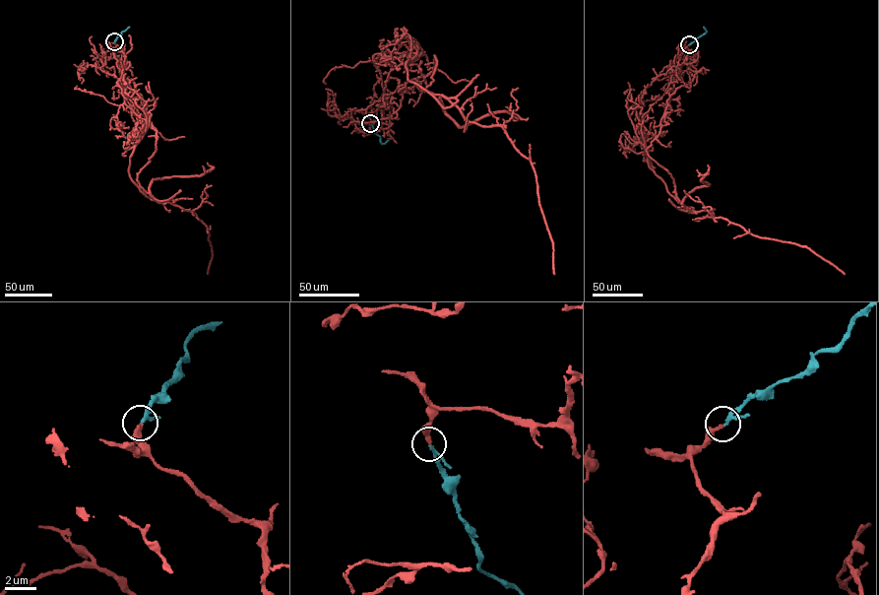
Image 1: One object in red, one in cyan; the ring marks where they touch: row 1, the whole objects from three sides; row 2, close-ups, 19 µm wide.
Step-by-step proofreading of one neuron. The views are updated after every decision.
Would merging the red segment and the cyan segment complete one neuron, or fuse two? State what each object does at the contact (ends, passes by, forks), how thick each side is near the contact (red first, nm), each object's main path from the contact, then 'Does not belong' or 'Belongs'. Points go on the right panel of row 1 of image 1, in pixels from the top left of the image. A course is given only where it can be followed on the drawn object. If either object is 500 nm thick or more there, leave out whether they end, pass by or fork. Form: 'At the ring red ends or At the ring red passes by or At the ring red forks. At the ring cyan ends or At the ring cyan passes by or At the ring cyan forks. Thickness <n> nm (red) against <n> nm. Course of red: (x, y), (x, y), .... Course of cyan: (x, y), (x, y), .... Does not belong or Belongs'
At the ring red ends. At the ring cyan ends. Thickness 280 nm (red) against 200 nm. Course of red: (689, 44), (641, 127), (650, 167), (689, 213), (646, 150), (682, 70), (663, 94). Course of cyan: (689, 44), (706, 32), (704, 27). Belongs

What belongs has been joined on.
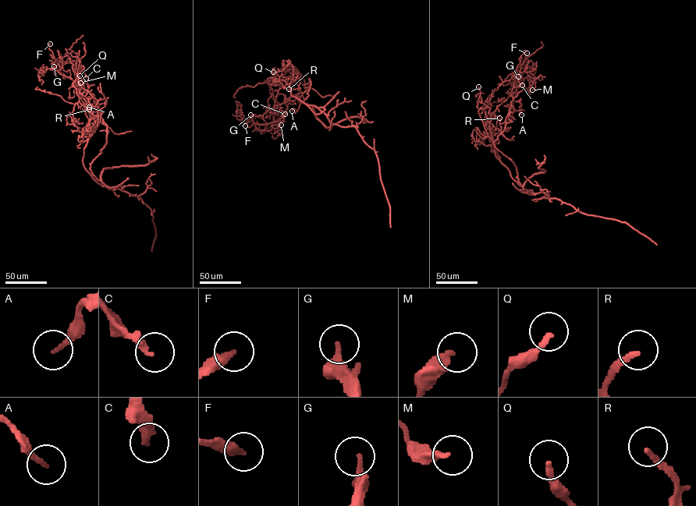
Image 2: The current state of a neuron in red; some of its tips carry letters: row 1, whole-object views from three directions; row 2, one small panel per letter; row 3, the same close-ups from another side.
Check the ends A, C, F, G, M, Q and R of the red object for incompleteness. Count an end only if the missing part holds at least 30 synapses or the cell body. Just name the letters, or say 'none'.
none

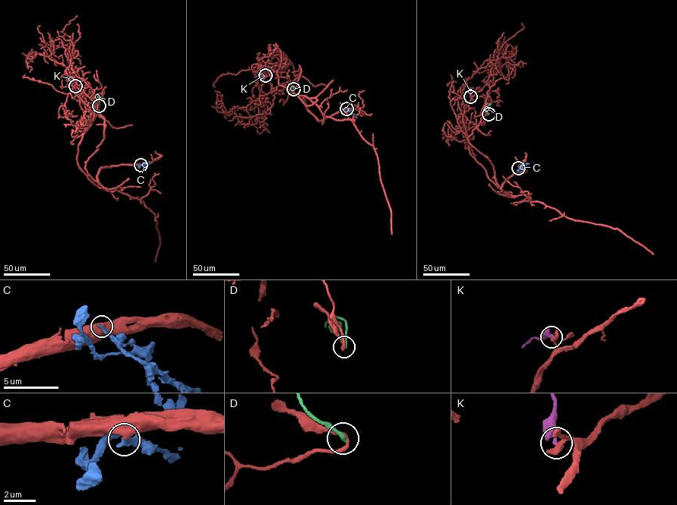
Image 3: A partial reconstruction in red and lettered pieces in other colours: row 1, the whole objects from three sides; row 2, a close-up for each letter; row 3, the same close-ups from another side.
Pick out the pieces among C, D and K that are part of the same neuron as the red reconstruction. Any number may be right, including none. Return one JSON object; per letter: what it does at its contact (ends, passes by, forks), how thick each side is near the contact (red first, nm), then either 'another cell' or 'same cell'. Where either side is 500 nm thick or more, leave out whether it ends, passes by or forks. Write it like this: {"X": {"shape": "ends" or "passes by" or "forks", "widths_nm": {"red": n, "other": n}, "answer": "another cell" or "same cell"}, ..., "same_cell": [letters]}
{"C": {"widths_nm": {"red": 650, "other": 280}, "answer": "another cell"}, "D": {"shape": "ends", "widths_nm": {"red": 190, "other": 220}, "answer": "another cell"}, "K": {"shape": "ends", "widths_nm": {"red": 280, "other": 360}, "answer": "another cell"}, "same_cell": []}

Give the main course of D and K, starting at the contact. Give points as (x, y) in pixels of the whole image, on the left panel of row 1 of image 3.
D: (99, 105), (98, 95)
K: (75, 86), (66, 75)

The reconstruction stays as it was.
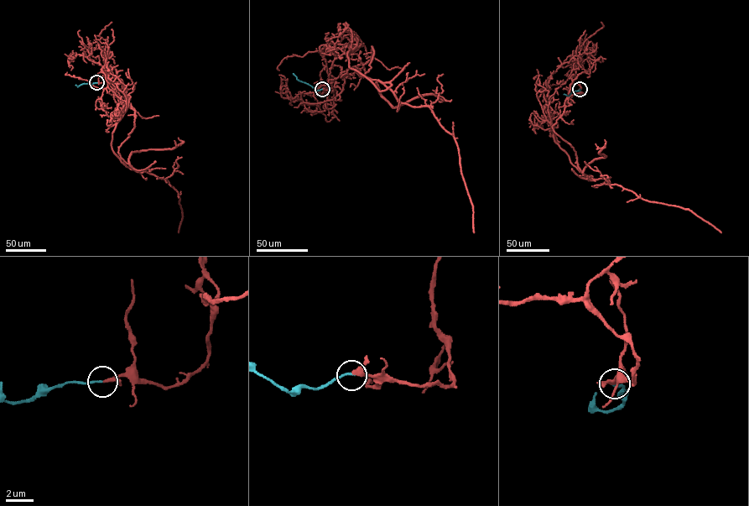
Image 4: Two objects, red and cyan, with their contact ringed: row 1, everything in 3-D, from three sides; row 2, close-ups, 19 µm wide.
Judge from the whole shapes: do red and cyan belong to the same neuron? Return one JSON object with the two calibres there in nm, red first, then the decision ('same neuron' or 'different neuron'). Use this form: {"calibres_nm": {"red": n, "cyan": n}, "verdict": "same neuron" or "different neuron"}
{"calibres_nm": {"red": 240, "cyan": 150}, "verdict": "same neuron"}

